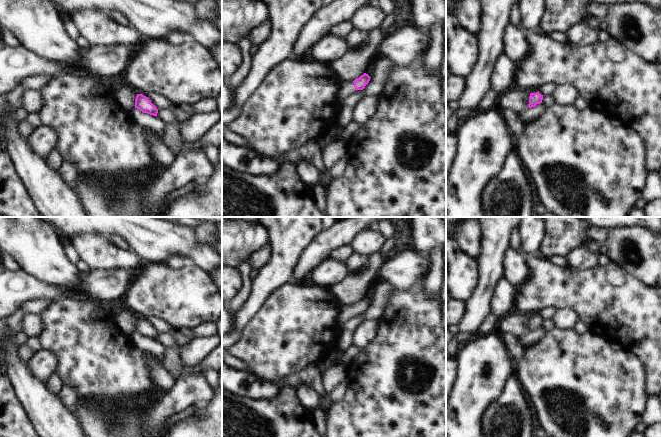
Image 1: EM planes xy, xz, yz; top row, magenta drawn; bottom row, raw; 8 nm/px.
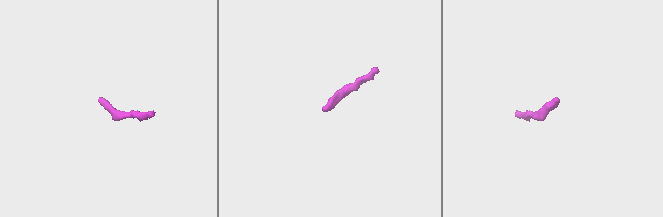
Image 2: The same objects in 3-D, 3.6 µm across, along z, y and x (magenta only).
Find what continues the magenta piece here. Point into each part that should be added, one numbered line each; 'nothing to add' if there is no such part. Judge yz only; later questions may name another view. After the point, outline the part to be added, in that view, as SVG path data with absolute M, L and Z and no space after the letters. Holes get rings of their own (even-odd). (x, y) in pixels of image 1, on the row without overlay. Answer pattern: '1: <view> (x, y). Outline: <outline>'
nothing to add

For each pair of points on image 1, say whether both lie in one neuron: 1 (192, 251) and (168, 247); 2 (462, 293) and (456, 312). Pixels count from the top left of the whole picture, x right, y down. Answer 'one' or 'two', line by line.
1: one
2: two

